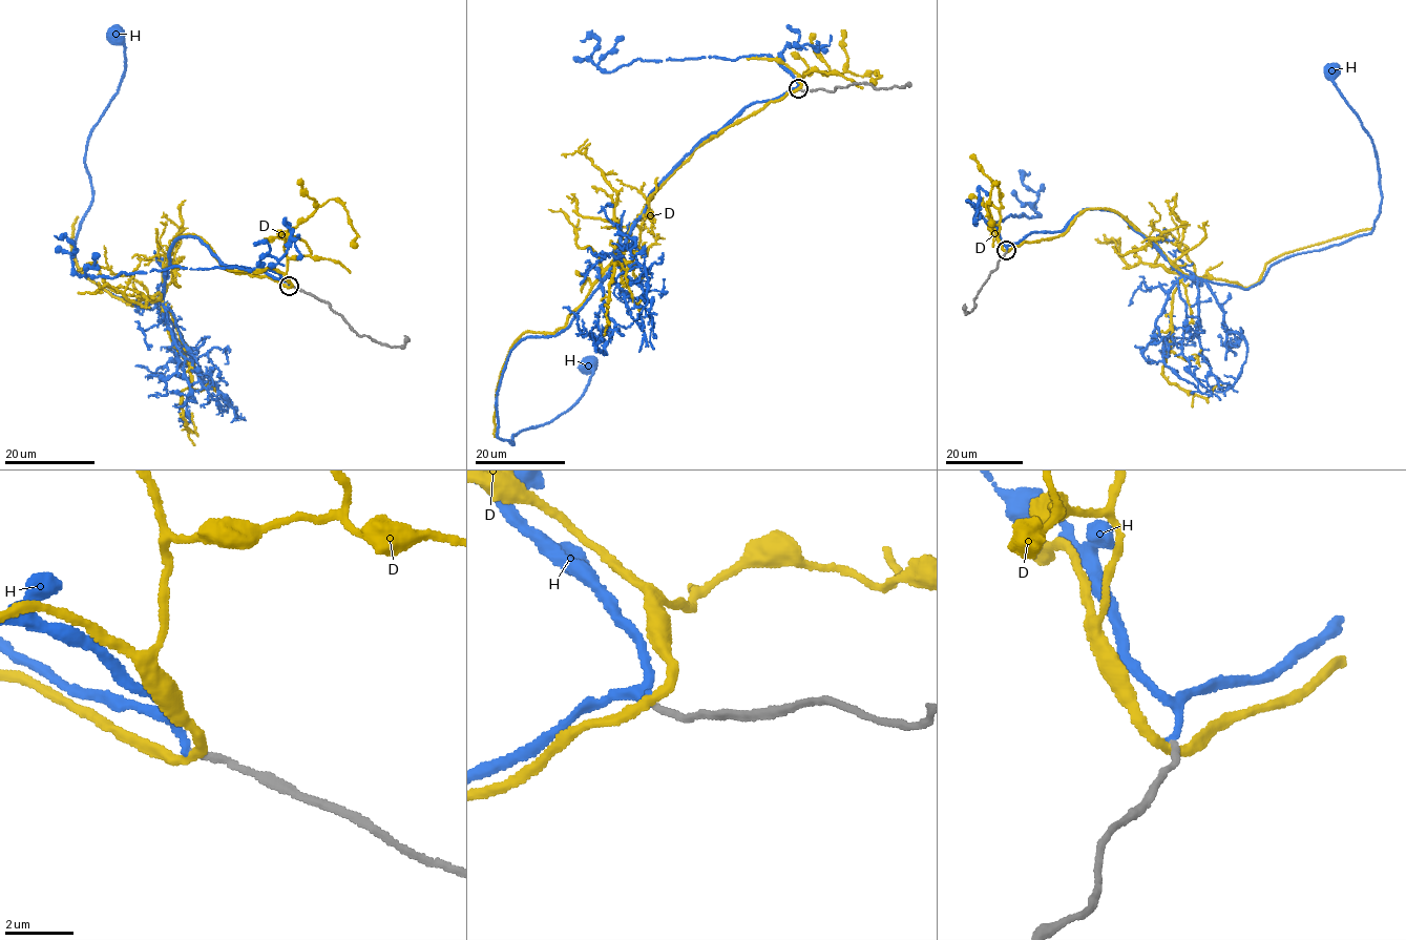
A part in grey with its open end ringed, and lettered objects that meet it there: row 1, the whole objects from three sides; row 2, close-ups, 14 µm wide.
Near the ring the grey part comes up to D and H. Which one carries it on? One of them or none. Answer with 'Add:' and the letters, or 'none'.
Add: none

